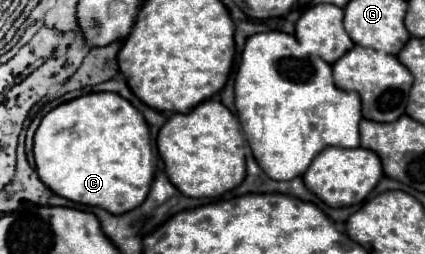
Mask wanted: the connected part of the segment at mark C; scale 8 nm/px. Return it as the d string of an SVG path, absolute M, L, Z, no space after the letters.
M91 92L53 108L35 132L33 152L37 174L47 188L113 214L129 212L145 200L155 170L145 118L115 92Z

